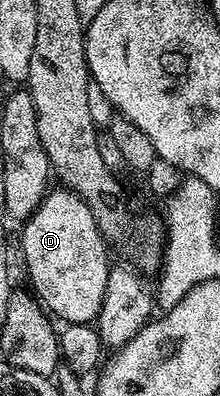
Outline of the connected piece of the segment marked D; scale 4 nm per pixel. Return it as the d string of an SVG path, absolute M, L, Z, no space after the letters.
M49 189L42 204L23 223L24 266L32 281L31 291L45 311L61 323L95 323L100 316L110 269L109 243L96 227L85 202L72 190Z

